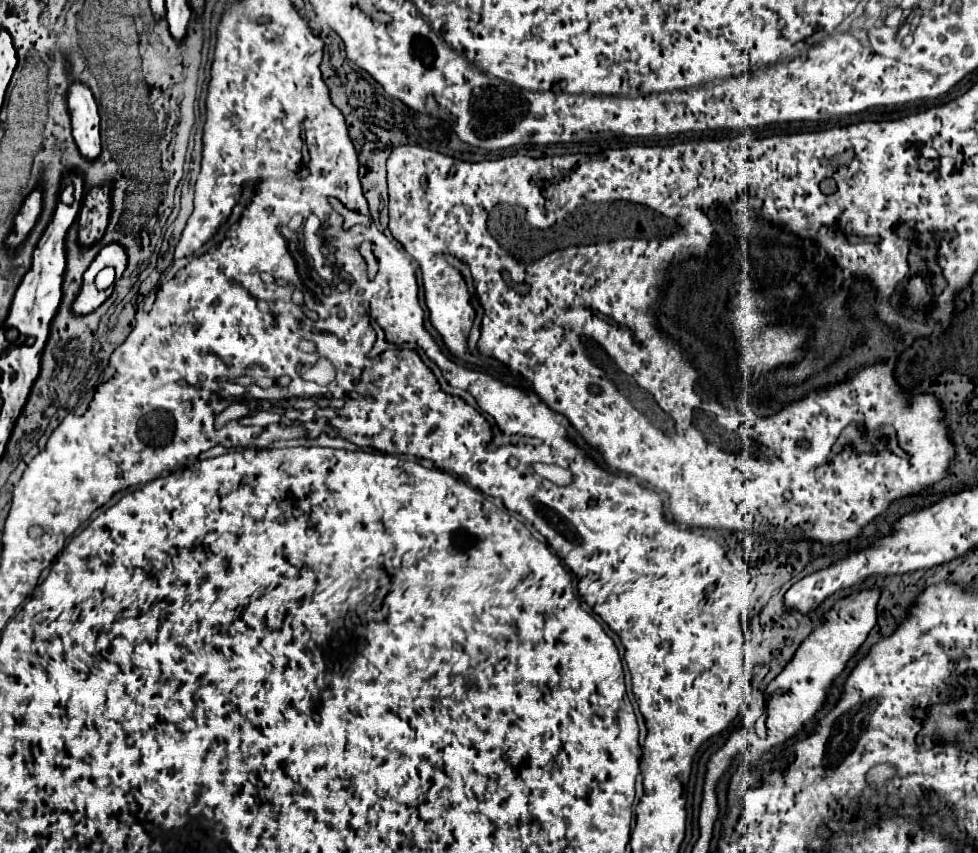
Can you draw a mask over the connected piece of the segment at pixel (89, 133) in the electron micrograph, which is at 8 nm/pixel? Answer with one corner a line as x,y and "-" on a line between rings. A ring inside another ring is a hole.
72,84
70,92
68,92
68,112
72,118
72,134
76,140
76,146
82,154
84,160
94,162
100,156
100,116
98,116
98,104
92,96
92,92
84,86
84,84

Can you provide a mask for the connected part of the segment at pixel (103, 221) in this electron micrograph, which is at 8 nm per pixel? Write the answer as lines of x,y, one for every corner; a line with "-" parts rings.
92,188
78,214
78,242
82,248
94,246
108,226
110,216
110,192
106,188

